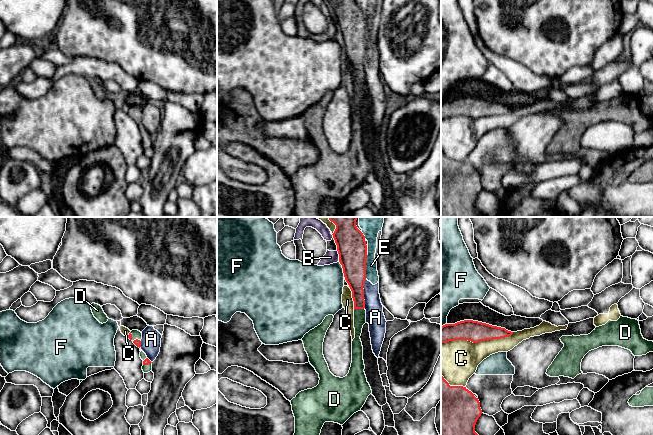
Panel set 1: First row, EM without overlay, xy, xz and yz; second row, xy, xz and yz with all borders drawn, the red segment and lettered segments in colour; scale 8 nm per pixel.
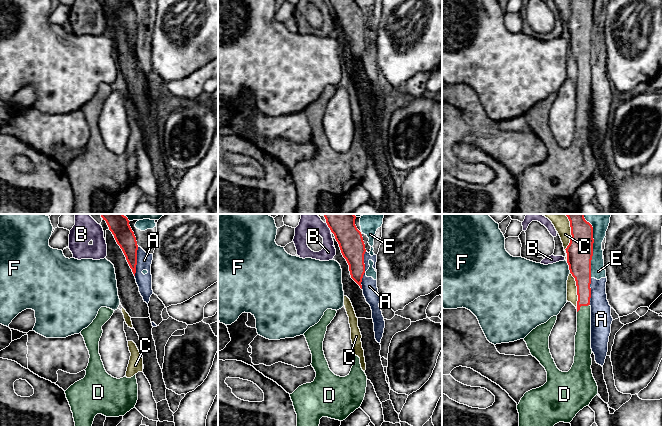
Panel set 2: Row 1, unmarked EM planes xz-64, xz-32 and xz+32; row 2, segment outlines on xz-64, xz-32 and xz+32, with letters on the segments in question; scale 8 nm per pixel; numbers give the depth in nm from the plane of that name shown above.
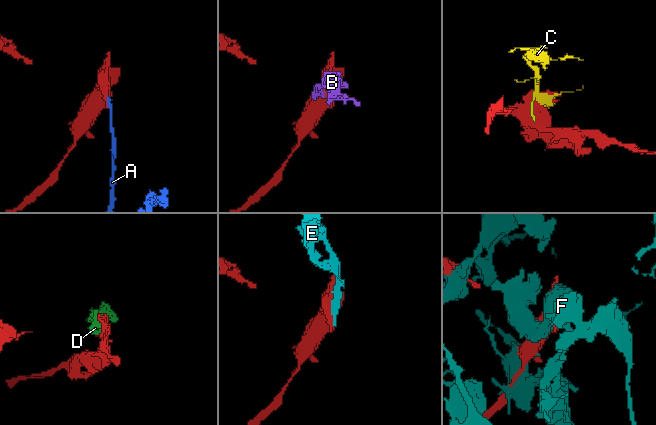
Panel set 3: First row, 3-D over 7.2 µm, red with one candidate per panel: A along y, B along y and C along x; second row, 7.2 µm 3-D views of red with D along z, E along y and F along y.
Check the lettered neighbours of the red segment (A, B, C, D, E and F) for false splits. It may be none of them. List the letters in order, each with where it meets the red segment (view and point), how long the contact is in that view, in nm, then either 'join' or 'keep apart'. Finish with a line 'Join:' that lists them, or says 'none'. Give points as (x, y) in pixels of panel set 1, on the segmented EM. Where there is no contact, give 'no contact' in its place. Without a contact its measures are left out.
A: contact xz (363, 293); length 240 nm; keep apart
B: contact xz (339, 256); length 100 nm; keep apart
C: contact yz (477, 342); length 600 nm; keep apart
D: contact xz (359, 308); length 90 nm; join
E: contact xz (365, 267); length 190 nm; keep apart
F: contact xz (343, 269); length 130 nm; keep apart
Join: D

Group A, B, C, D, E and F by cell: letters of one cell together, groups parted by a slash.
A E / B / C / D / F

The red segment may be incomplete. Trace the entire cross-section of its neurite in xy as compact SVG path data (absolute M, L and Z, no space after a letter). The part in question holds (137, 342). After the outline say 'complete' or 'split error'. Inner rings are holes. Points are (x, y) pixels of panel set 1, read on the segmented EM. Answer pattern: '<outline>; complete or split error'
M132 330L128 338L133 341L133 343L140 348L141 346L141 339L142 339L142 333L138 330Z; split error

